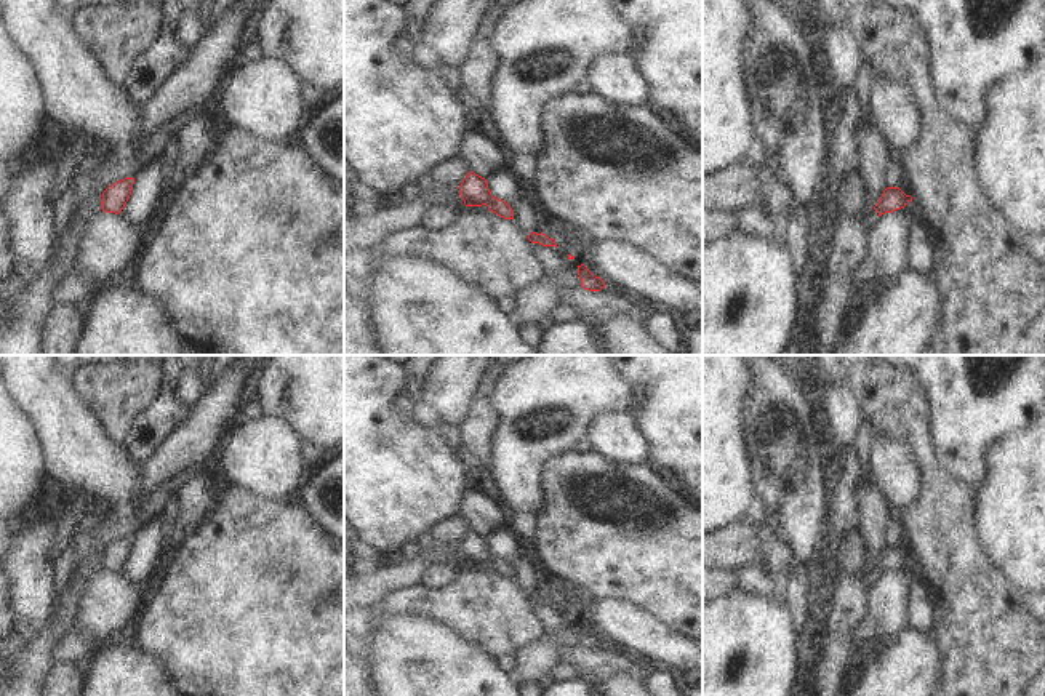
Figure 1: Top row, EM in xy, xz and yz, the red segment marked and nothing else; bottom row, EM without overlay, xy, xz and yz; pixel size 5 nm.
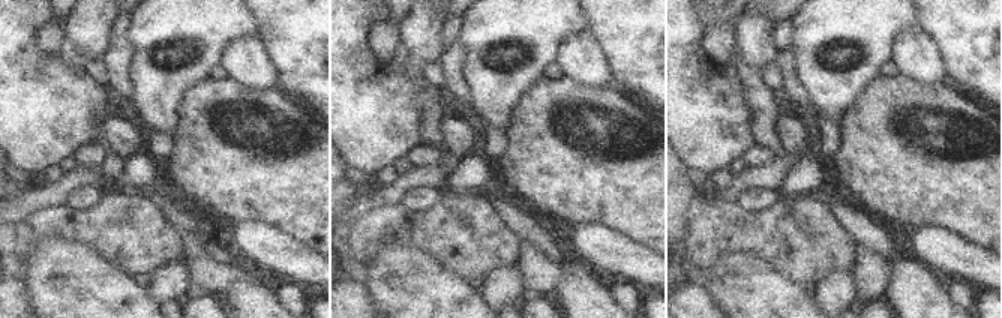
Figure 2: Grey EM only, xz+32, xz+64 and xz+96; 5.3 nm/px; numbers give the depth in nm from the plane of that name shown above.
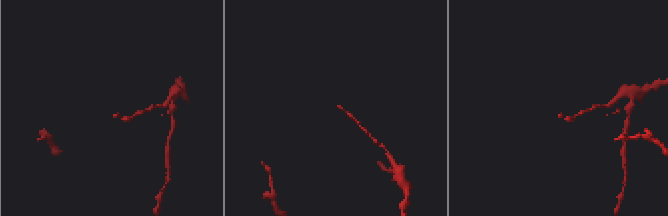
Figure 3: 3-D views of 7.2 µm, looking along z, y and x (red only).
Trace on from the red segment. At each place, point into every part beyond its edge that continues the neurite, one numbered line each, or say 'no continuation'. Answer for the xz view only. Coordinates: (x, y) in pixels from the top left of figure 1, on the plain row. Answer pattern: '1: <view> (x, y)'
no continuation

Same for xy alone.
no continuation

